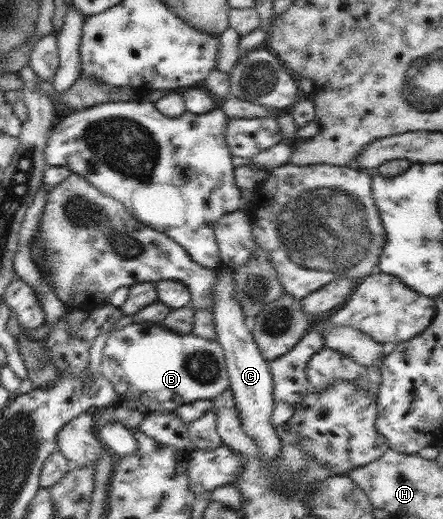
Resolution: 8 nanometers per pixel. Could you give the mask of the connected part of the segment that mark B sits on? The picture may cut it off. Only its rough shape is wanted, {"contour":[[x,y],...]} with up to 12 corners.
{"contour":[[112,328],[113,406],[173,413],[229,389],[215,338]]}

